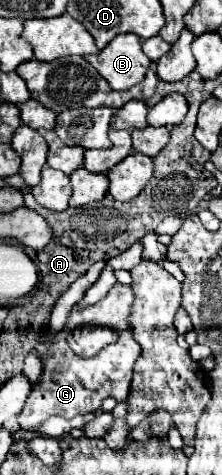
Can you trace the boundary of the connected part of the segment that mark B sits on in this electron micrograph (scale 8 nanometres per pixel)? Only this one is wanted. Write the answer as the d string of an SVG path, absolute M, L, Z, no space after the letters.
M133 33L115 37L97 55L85 55L85 61L89 61L115 91L131 89L141 83L151 65L141 51L141 39Z

